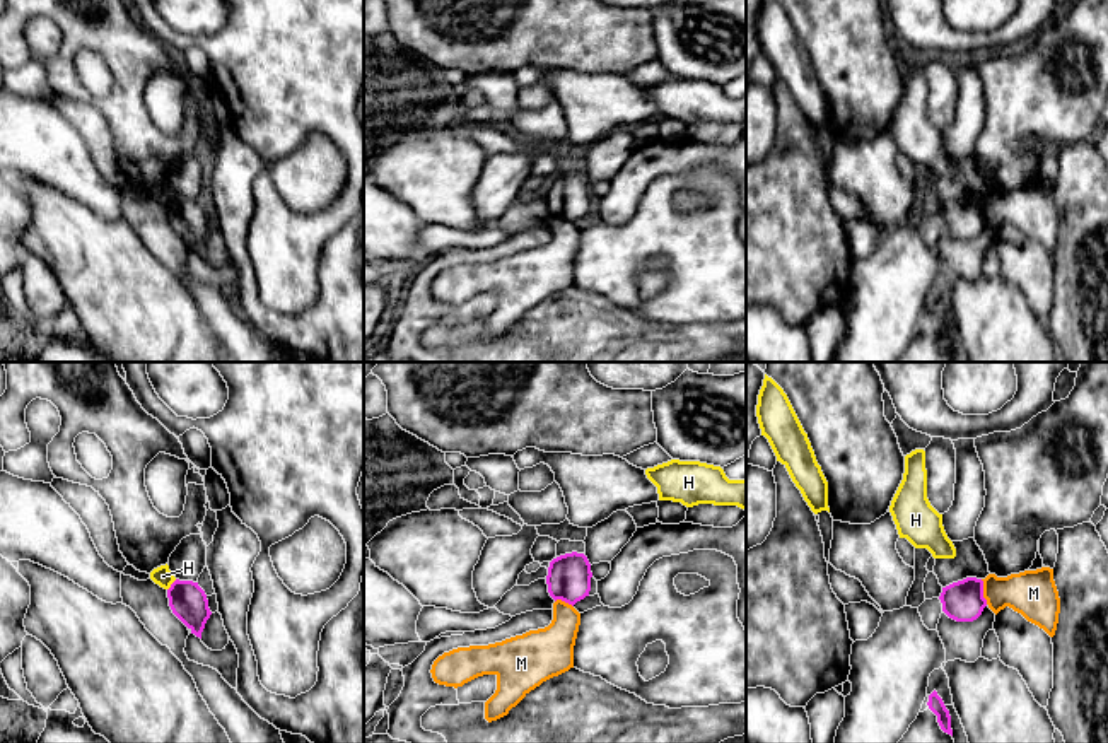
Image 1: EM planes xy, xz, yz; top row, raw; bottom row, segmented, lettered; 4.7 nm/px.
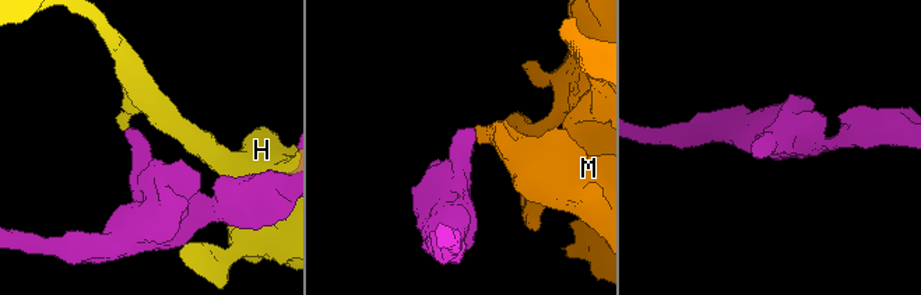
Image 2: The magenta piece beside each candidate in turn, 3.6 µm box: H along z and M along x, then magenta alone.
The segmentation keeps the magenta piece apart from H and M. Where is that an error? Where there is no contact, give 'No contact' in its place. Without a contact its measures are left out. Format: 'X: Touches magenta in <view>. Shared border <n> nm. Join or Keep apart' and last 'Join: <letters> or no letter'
H: Touches magenta in xy. Shared border 70 nm. Keep apart
M: Touches magenta in yz. Shared border 120 nm. Keep apart
Join: no letter

